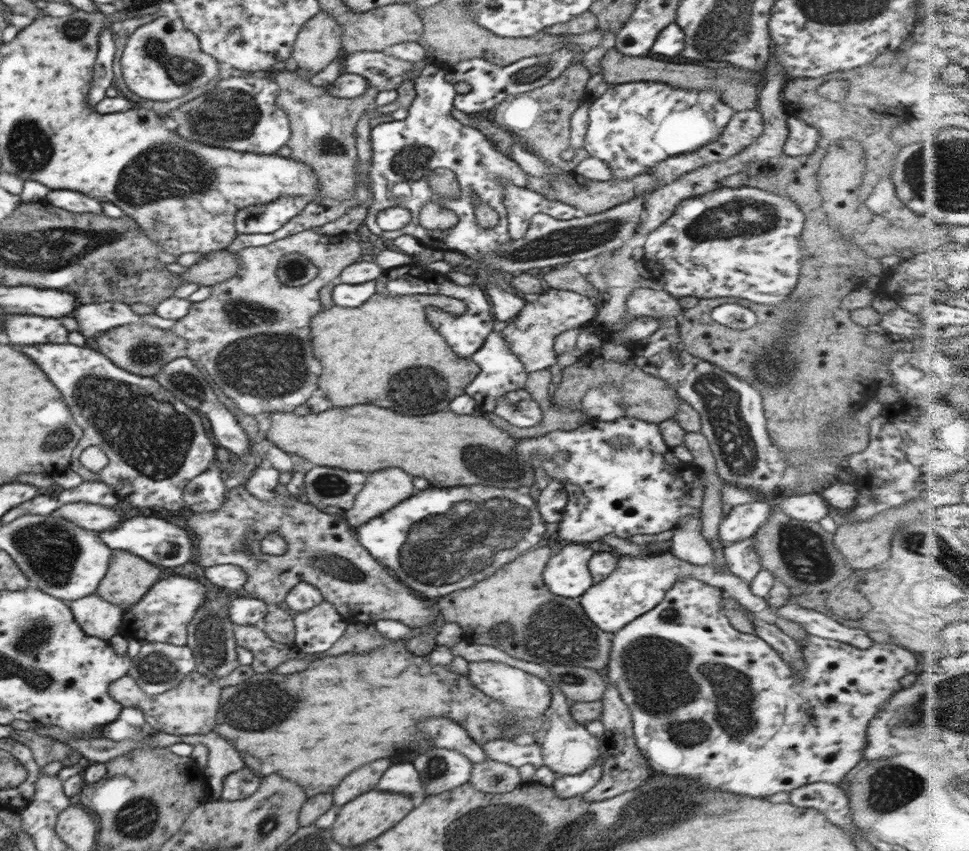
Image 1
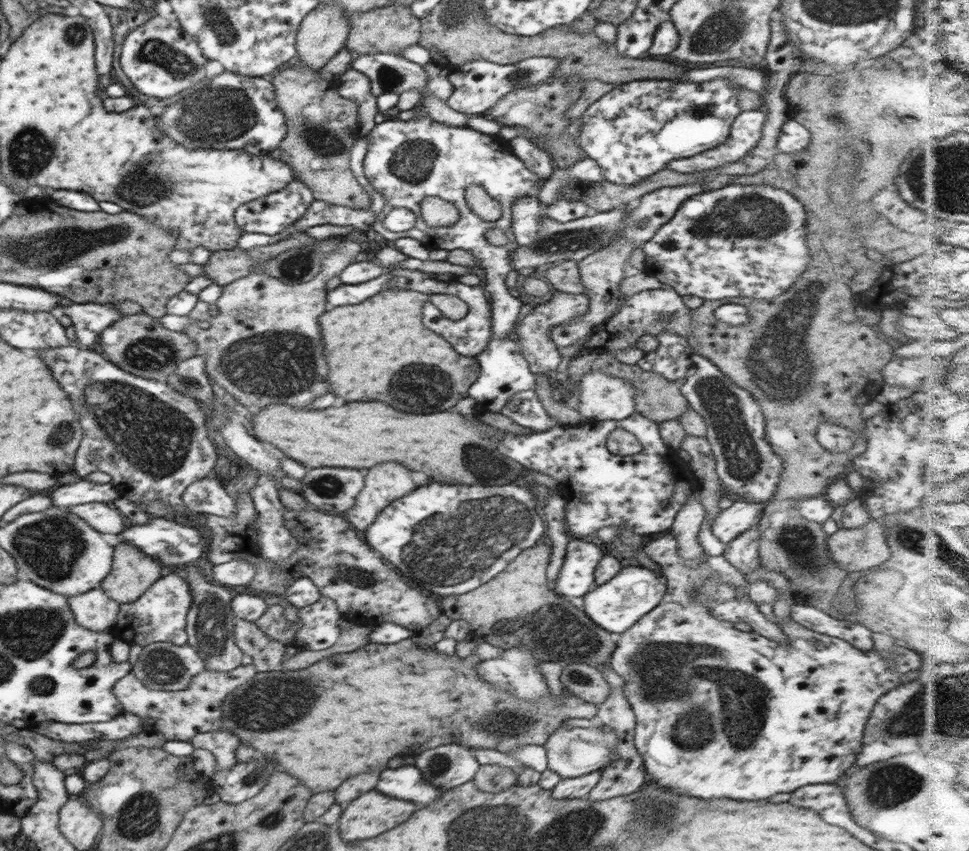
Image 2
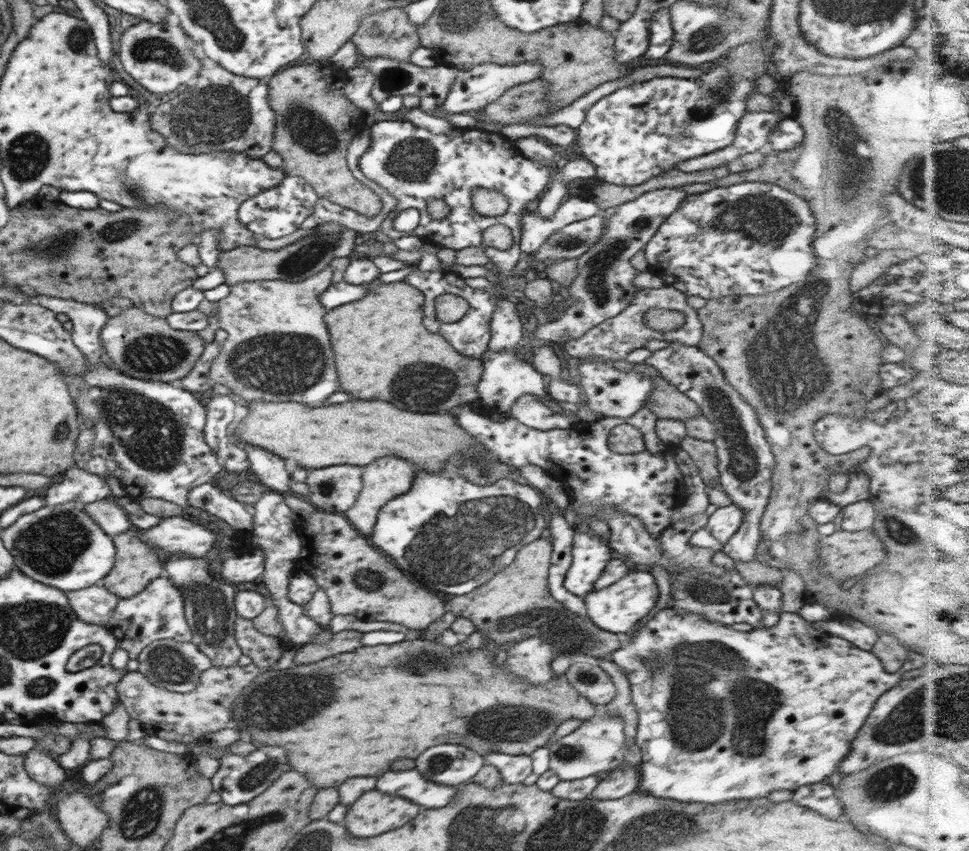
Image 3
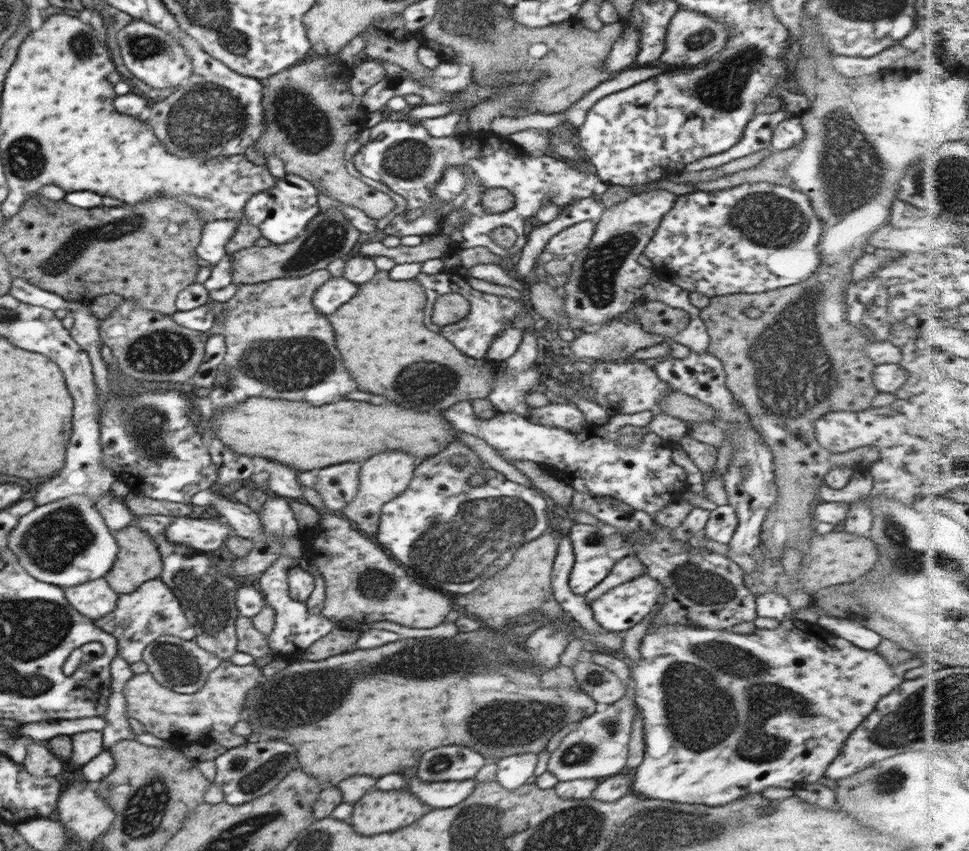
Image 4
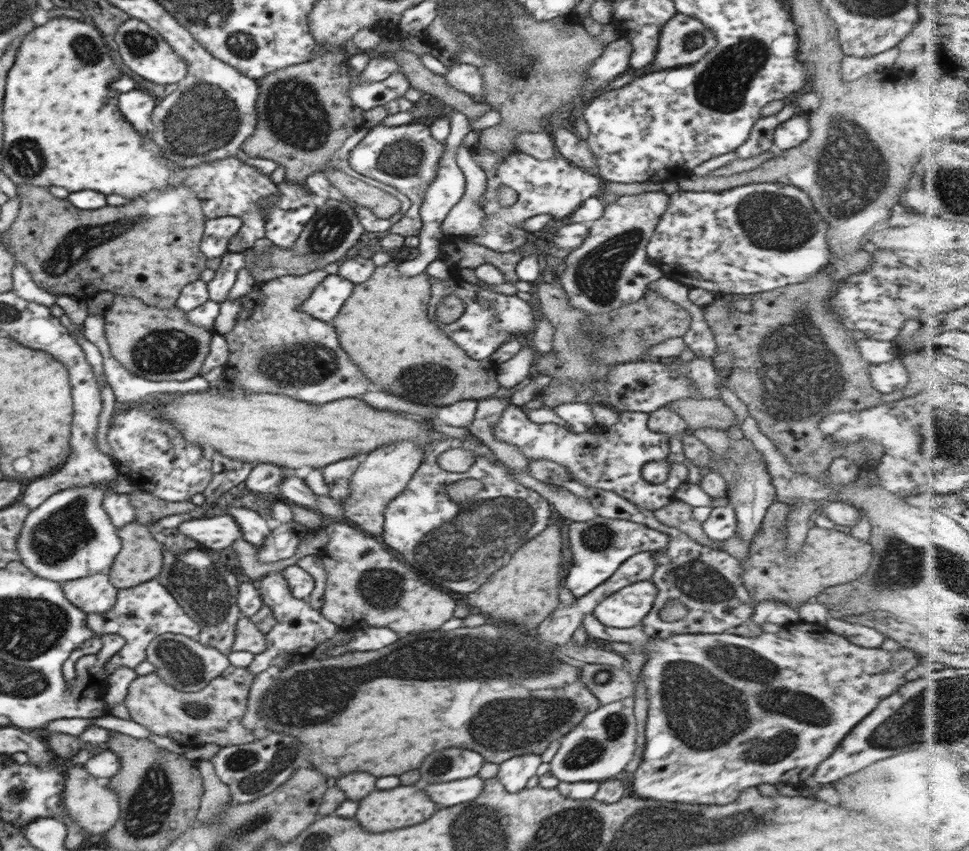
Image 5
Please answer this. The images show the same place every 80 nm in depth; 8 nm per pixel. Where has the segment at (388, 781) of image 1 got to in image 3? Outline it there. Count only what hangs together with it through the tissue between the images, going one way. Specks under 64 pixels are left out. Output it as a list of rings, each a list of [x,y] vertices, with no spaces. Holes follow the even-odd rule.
[[[417,770],[385,772],[377,778],[377,784],[375,784],[375,790],[379,792],[395,794],[427,808],[437,808],[437,806],[441,808],[453,802],[458,798],[457,787],[431,784],[423,780]]]

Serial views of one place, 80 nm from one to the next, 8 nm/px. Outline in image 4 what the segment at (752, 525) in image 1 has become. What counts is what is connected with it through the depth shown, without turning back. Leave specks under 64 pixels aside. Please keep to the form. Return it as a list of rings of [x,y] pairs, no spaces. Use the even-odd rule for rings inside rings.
[[[717,504],[709,511],[708,519],[702,528],[704,535],[715,544],[728,544],[737,524],[737,517],[732,506]]]

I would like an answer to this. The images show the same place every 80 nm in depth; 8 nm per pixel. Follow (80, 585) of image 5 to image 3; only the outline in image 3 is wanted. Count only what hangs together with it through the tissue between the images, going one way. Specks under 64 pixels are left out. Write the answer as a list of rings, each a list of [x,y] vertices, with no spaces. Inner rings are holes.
[[[100,583],[92,584],[81,590],[65,592],[71,610],[76,617],[91,625],[101,625],[113,614],[118,598]]]

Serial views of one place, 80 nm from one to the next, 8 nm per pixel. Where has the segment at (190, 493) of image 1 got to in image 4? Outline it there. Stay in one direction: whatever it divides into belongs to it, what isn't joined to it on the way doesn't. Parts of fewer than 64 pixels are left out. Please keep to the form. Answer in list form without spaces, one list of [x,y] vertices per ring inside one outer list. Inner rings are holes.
[[[204,488],[193,494],[190,503],[213,508],[230,526],[232,535],[255,541],[256,536],[261,532],[258,514],[251,511],[244,501],[232,502],[218,495],[214,490]]]

